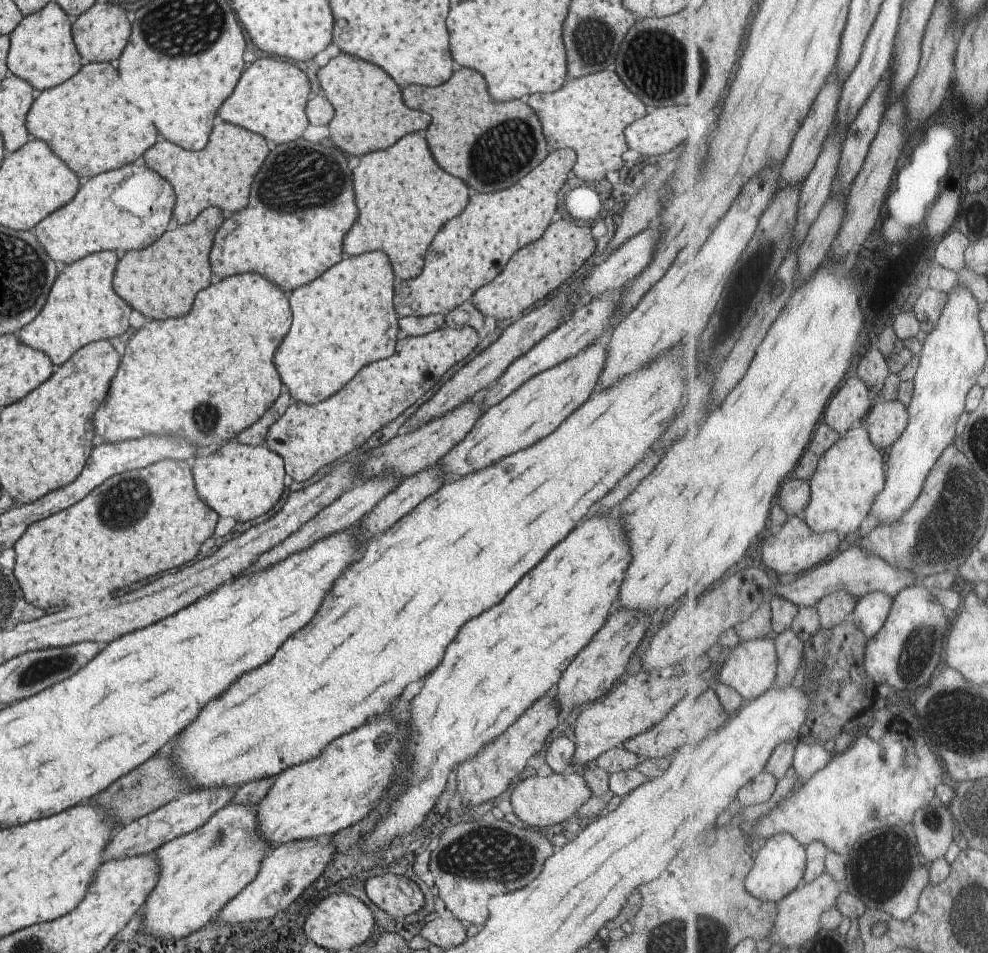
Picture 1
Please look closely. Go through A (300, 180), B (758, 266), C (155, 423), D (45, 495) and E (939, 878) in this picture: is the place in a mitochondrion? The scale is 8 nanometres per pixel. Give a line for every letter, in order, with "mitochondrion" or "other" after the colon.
A: mitochondrion
B: mitochondrion
C: other
D: other
E: other

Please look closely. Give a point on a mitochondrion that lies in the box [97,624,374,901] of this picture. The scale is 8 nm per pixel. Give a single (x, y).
(215, 840)

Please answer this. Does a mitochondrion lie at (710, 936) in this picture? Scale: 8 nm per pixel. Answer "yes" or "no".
yes

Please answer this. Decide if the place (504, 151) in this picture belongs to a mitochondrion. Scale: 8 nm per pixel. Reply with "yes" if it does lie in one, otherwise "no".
yes

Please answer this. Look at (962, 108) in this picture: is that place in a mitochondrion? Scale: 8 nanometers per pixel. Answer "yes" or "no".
no

